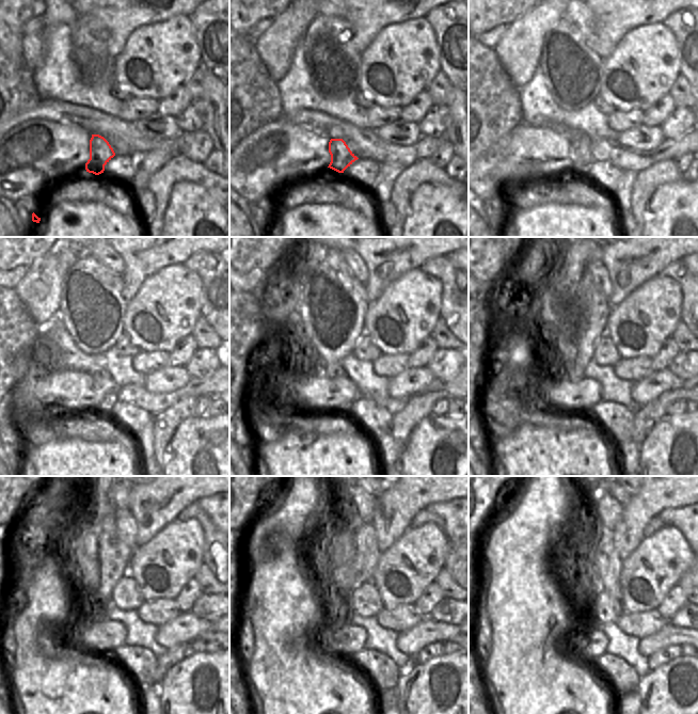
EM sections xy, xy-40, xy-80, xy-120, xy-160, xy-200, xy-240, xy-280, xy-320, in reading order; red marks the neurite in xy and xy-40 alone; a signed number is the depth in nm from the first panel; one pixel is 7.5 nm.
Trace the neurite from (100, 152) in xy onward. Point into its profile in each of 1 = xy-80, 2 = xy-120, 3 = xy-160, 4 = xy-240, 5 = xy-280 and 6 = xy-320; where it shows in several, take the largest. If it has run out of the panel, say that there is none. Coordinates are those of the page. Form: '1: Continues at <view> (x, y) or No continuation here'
1: Continues at xy-80 (580, 143)
2: Continues at xy-120 (111, 396)
3: Continues at xy-160 (333, 304)
4: Continues at xy-240 (93, 557)
5: Continues at xy-280 (330, 550)
6: Continues at xy-320 (573, 551).

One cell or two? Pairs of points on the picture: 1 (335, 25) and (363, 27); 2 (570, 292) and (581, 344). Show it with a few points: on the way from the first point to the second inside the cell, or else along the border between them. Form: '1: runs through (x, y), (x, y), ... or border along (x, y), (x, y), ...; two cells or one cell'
1: border along (343, 17), (351, 27), (351, 43), (358, 50); two cells
2: runs through (570, 305), (573, 313), (574, 331); one cell

